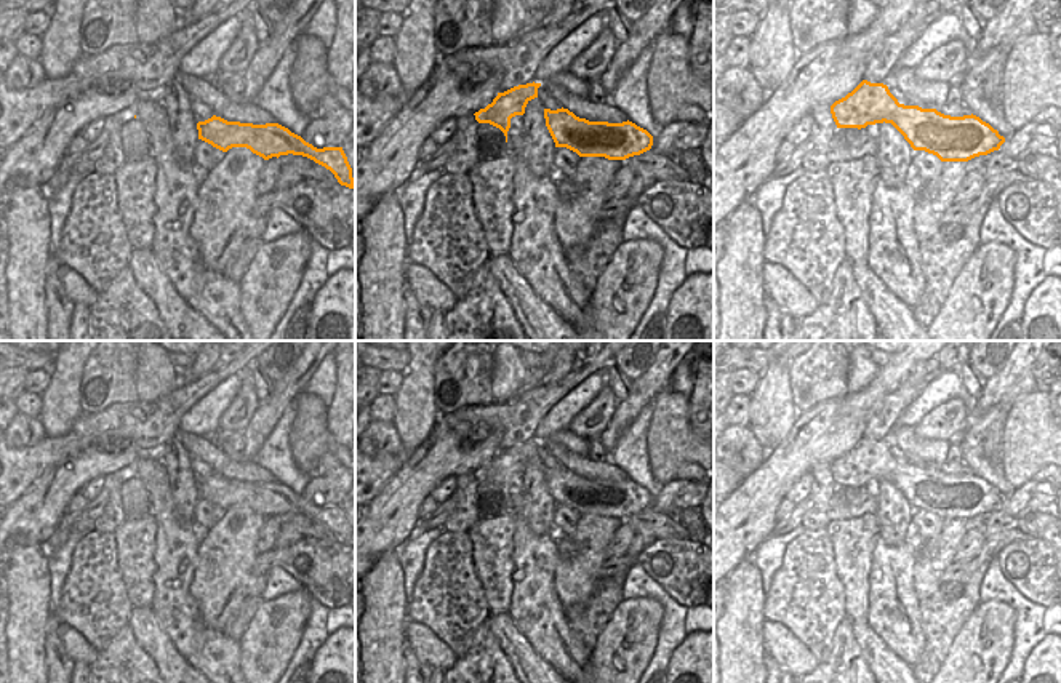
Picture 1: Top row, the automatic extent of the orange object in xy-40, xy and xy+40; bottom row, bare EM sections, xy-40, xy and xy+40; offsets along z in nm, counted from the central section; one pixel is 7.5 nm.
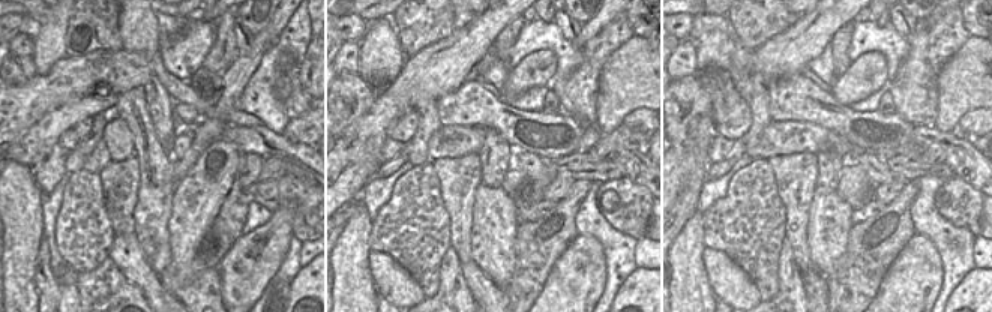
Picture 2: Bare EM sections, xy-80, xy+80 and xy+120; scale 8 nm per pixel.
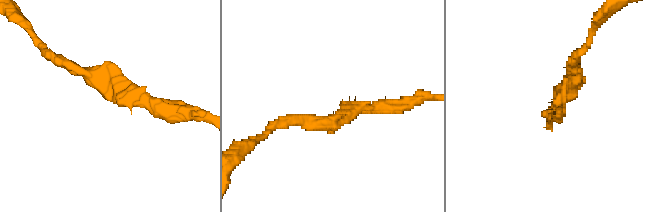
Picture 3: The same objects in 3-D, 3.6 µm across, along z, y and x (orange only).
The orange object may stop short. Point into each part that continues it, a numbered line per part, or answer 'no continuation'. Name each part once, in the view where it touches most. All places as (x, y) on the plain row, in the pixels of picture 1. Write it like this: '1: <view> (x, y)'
no continuation

